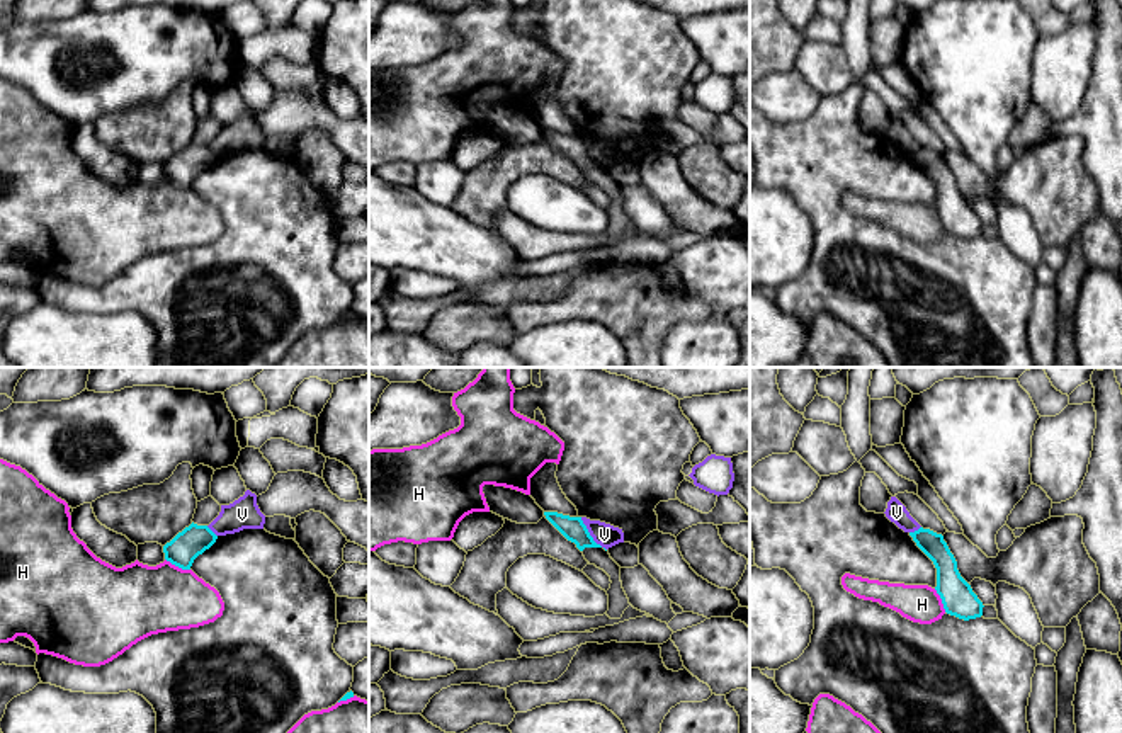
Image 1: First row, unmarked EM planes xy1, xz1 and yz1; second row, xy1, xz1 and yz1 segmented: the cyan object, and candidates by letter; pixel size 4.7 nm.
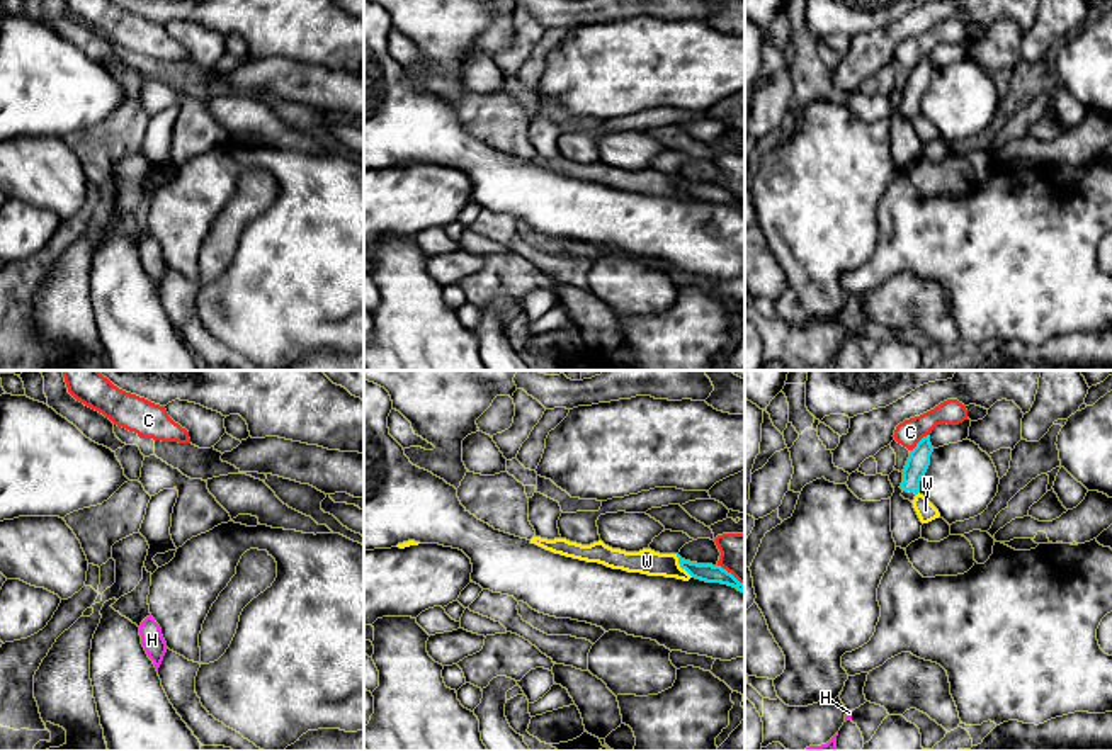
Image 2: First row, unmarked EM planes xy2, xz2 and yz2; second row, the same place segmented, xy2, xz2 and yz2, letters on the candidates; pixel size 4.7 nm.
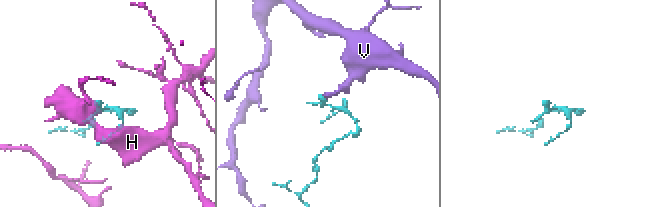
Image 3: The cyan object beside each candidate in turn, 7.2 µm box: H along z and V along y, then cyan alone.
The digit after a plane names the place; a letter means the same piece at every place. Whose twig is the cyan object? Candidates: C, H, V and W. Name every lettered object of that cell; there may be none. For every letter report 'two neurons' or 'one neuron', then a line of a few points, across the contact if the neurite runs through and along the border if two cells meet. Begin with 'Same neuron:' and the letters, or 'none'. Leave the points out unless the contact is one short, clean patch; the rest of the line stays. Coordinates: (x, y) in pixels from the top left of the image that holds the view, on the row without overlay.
Same neuron: none
C: two neurons
H: two neurons
V: two neurons; line xz1 (580, 136), (589, 153), (606, 169)
W: two neurons

